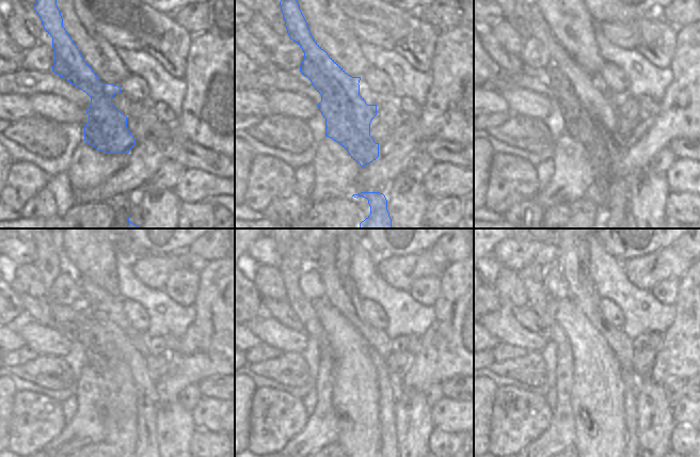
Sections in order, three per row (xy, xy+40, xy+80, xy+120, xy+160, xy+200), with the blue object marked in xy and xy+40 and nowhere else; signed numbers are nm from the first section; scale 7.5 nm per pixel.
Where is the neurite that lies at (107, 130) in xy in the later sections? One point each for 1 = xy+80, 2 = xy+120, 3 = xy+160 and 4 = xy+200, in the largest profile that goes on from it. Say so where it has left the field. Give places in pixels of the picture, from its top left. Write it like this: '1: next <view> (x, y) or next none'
1: next xy+80 (590, 115)
2: next xy+120 (98, 335)
3: next xy+160 (386, 382)
4: next xy+200 (627, 377)

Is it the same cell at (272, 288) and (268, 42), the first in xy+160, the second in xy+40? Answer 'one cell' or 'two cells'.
one cell

